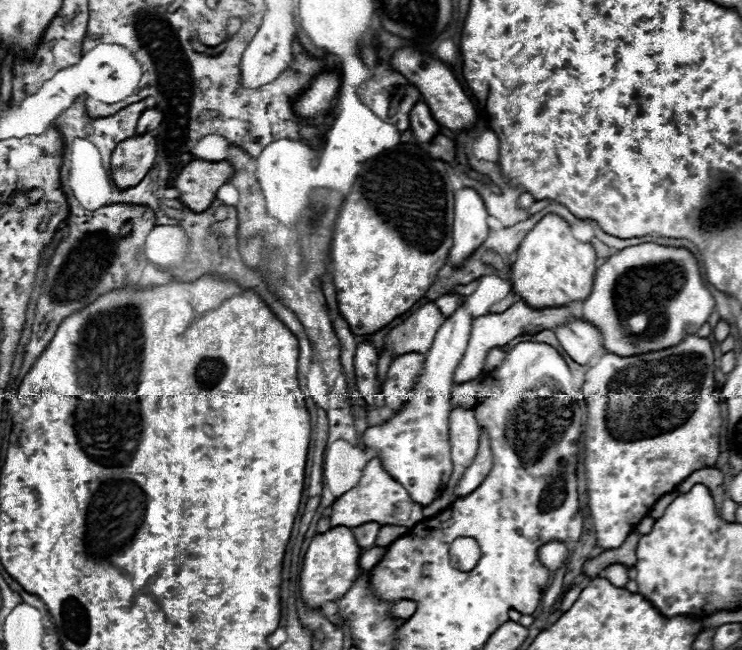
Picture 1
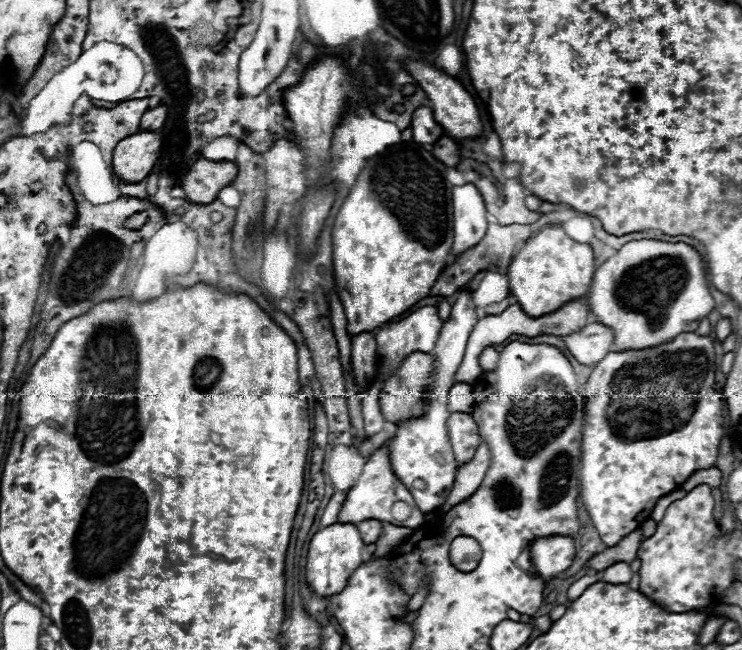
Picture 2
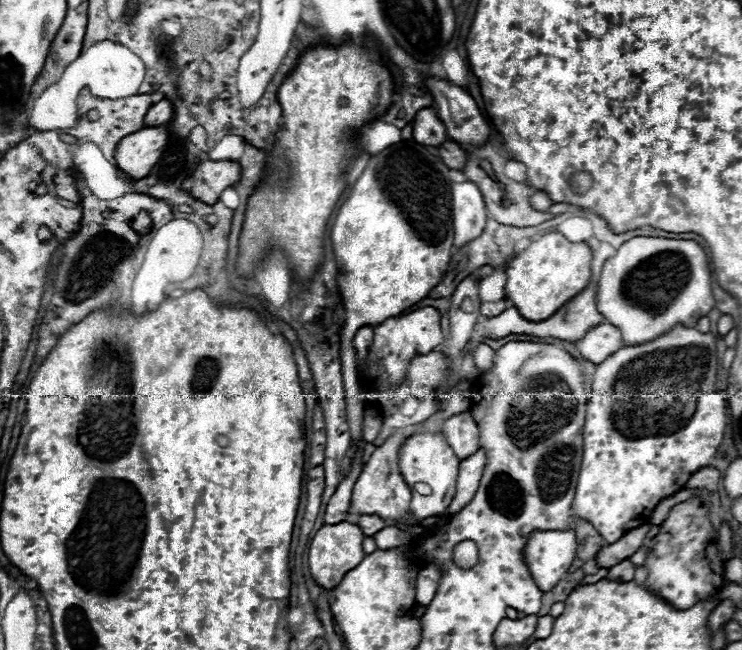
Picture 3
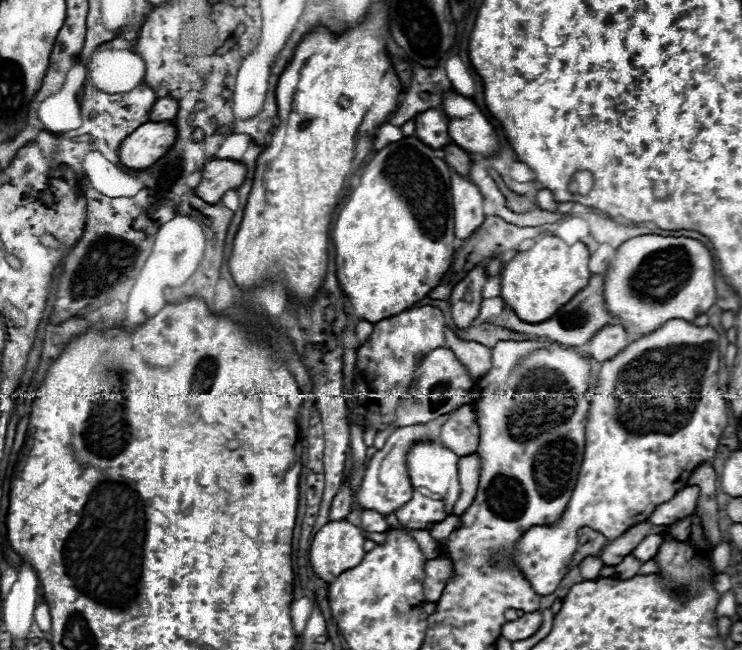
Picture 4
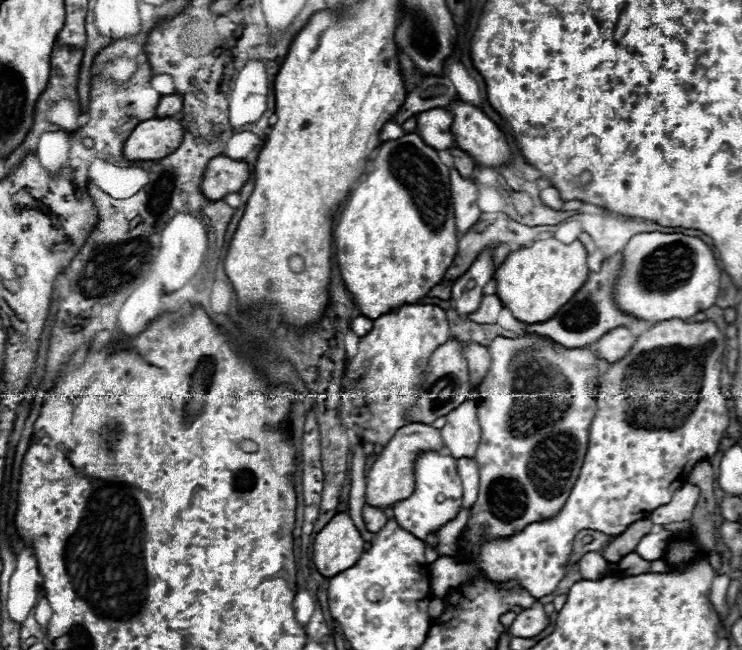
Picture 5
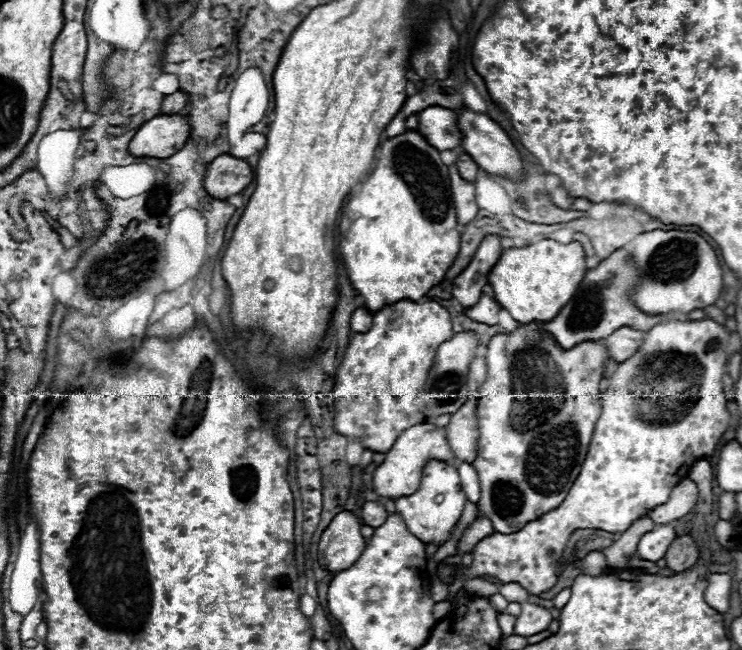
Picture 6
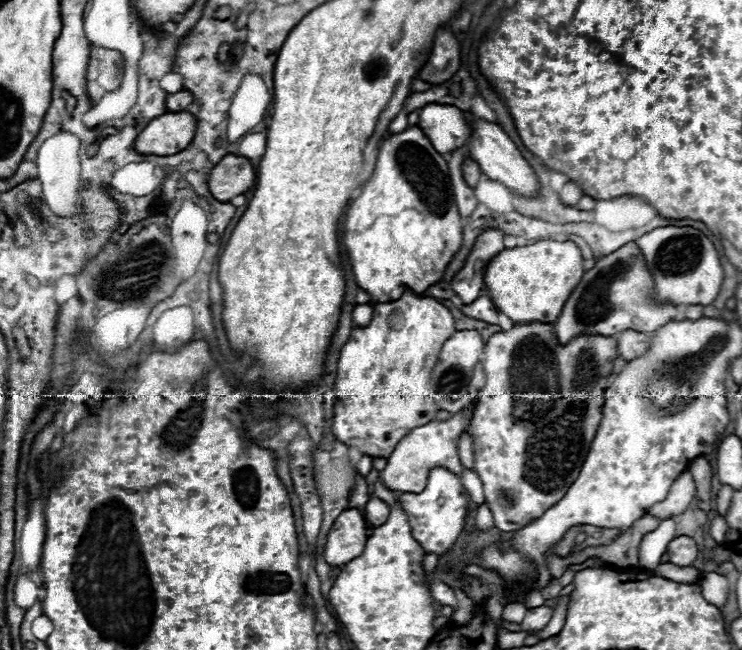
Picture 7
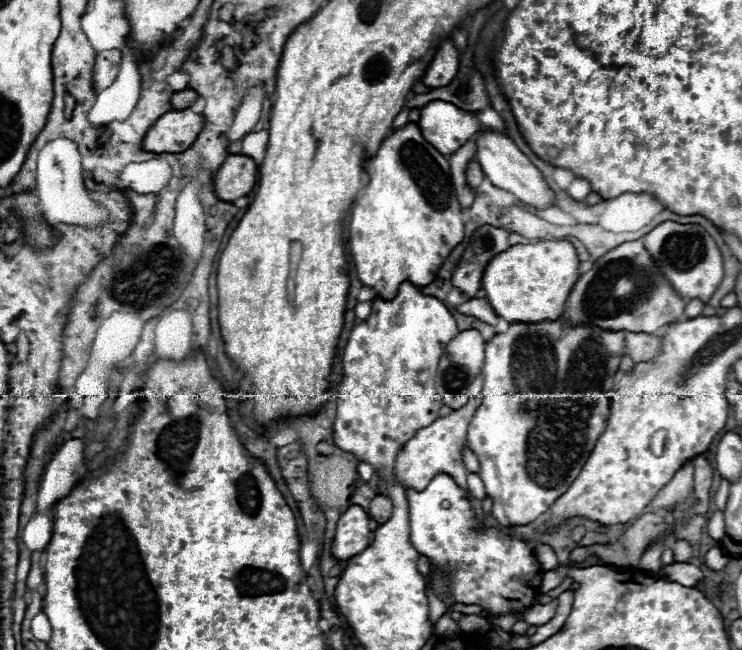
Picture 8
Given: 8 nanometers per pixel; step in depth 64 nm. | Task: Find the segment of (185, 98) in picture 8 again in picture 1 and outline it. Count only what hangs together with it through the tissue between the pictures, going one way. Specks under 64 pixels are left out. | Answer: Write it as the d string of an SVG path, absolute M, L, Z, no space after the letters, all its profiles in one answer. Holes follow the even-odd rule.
M152 108L152 110L146 110L140 120L138 120L138 126L136 126L136 134L146 134L146 132L154 132L158 126L162 124L162 110L158 108Z

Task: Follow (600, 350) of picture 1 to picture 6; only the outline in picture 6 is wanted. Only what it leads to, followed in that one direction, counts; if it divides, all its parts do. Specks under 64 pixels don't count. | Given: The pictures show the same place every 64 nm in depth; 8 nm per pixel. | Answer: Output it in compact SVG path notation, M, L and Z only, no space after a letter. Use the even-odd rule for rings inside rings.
M620 328L614 334L610 334L604 340L604 344L608 346L610 358L622 362L622 360L628 360L634 352L638 352L638 348L642 346L642 340L644 340L644 332L638 332L632 328Z

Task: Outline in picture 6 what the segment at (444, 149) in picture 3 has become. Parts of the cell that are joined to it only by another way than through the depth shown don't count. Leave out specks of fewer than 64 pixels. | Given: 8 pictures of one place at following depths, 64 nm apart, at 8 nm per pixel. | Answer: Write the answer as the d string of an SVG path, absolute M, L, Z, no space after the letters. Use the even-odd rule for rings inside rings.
M460 154L458 156L458 172L464 180L474 182L476 176L478 176L478 164L468 154Z

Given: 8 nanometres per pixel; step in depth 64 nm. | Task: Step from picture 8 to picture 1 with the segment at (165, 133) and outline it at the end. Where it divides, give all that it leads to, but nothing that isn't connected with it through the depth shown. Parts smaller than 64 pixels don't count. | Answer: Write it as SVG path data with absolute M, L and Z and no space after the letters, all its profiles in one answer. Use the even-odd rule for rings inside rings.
M136 134L122 140L110 158L110 174L118 188L136 186L152 168L158 142L152 134Z

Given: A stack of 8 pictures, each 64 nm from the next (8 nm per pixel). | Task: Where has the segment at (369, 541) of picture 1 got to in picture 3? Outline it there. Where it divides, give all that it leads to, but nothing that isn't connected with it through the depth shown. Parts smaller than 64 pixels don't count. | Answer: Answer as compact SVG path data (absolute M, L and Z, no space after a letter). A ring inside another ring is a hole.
M364 514L364 516L360 516L358 526L362 528L364 536L374 536L376 532L380 532L380 530L386 526L386 522L384 522L380 516L374 516L374 514Z

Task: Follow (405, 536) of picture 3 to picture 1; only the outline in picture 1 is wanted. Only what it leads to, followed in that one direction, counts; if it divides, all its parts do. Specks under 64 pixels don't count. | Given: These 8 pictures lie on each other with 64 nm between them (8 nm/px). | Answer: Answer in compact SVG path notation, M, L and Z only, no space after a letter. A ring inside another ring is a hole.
M374 546L371 549L363 552L360 556L359 566L361 570L371 570L383 557L386 549Z

